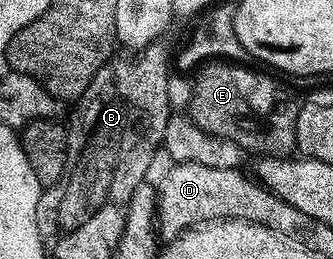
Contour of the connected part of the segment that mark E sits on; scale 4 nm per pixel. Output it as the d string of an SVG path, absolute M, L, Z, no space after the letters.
M210 61L193 76L194 92L190 95L188 108L190 120L200 125L200 129L240 145L243 152L255 151L258 157L289 156L298 146L296 117L299 104L274 95L273 85L264 76L242 66L246 65Z

